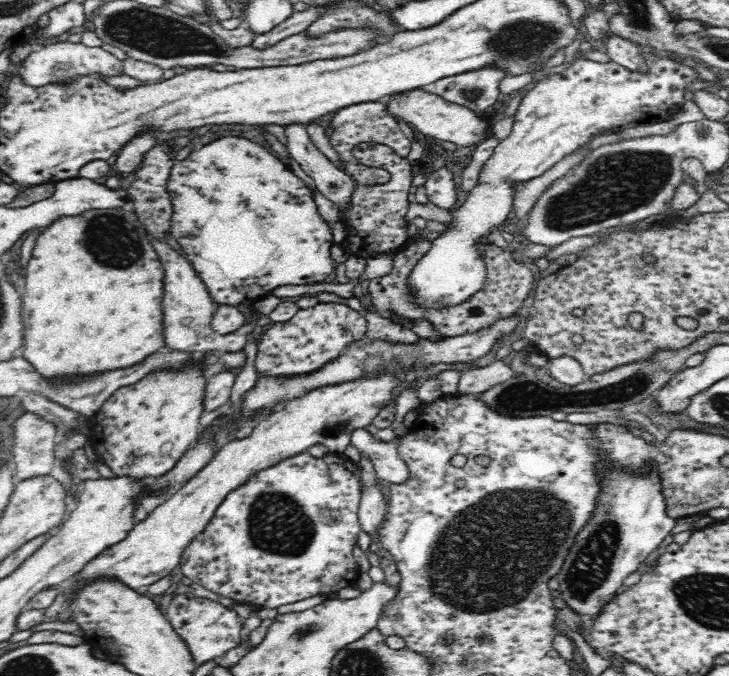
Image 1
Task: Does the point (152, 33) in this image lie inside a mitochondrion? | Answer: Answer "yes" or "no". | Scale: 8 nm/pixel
yes

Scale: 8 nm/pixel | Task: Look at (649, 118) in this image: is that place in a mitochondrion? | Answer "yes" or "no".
no

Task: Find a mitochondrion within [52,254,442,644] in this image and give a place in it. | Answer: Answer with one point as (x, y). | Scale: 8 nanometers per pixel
(278, 523)

